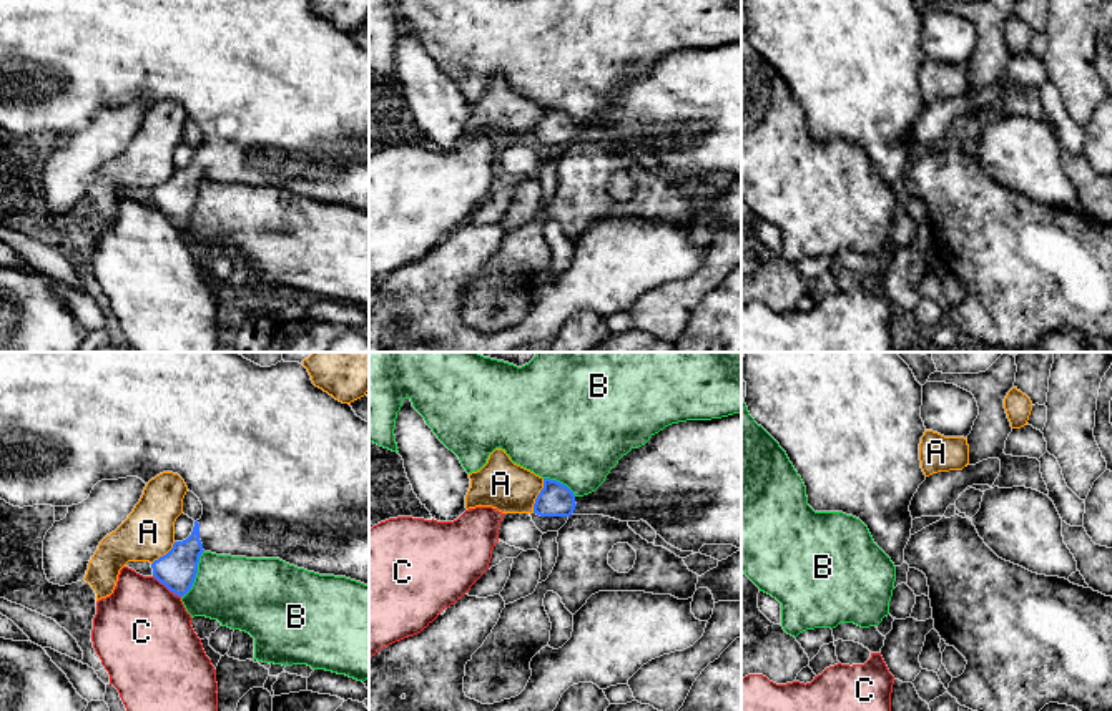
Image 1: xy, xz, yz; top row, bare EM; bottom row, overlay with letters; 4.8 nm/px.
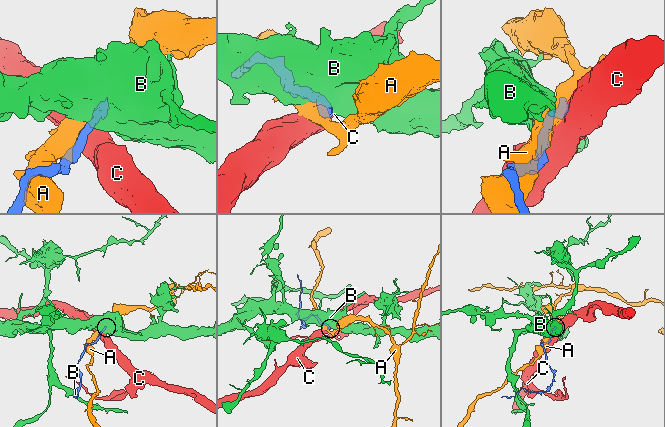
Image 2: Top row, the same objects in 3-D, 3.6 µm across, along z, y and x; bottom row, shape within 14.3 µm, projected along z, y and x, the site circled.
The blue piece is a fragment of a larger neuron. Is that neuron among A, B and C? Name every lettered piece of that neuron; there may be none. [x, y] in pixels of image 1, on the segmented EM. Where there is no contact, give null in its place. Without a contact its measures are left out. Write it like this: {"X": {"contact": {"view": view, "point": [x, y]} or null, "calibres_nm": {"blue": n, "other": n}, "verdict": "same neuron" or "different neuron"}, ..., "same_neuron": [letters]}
{"A": {"contact": {"view": "xz", "point": [537, 495]}, "calibres_nm": {"blue": 160, "other": 240}, "verdict": "different neuron"}, "B": {"contact": {"view": "xy", "point": [196, 572]}, "calibres_nm": {"blue": 190, "other": 360}, "verdict": "different neuron"}, "C": {"contact": {"view": "xy", "point": [167, 587]}, "calibres_nm": {"blue": 190, "other": 480}, "verdict": "different neuron"}, "same_neuron": []}

